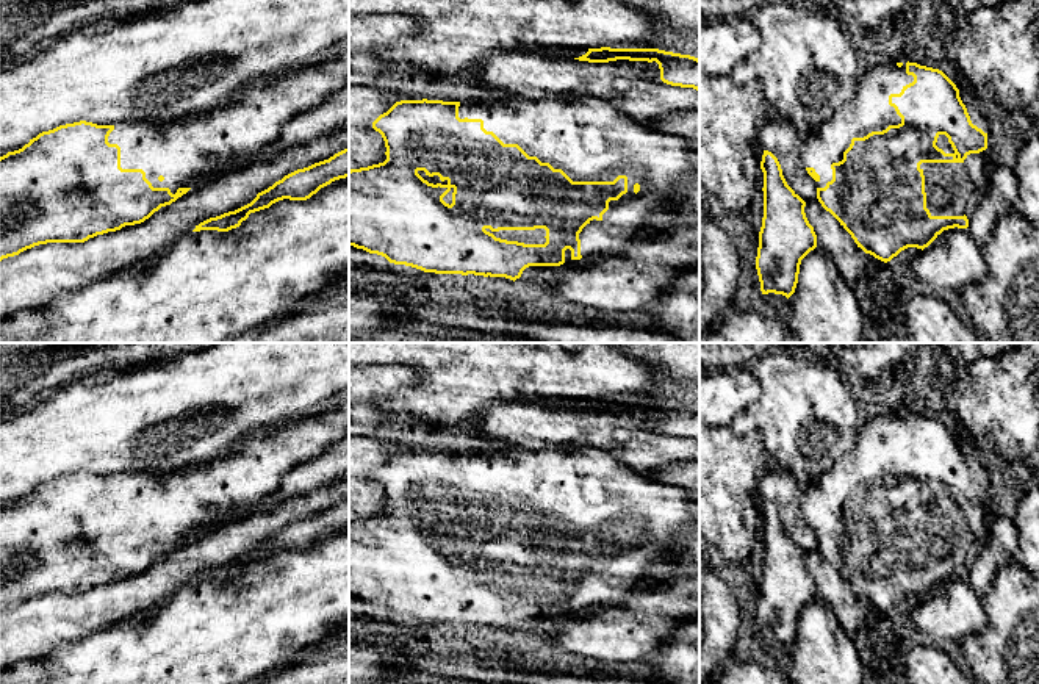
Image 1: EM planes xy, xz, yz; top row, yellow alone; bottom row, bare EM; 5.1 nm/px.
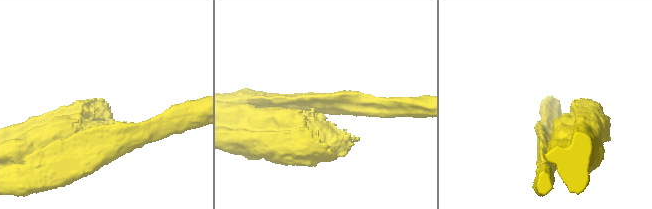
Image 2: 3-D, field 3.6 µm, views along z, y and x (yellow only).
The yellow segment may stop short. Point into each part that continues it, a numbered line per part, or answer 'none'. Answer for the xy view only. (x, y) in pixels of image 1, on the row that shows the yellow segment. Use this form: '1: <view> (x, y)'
1: xy (201, 144)

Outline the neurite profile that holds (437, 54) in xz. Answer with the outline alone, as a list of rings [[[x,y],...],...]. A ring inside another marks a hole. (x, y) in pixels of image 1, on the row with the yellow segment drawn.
[[[349,0],[349,17],[413,16],[421,30],[402,38],[380,55],[388,64],[413,64],[426,72],[455,78],[462,70],[476,67],[494,52],[529,52],[538,49],[659,49],[659,33],[667,27],[648,13],[623,0]]]

